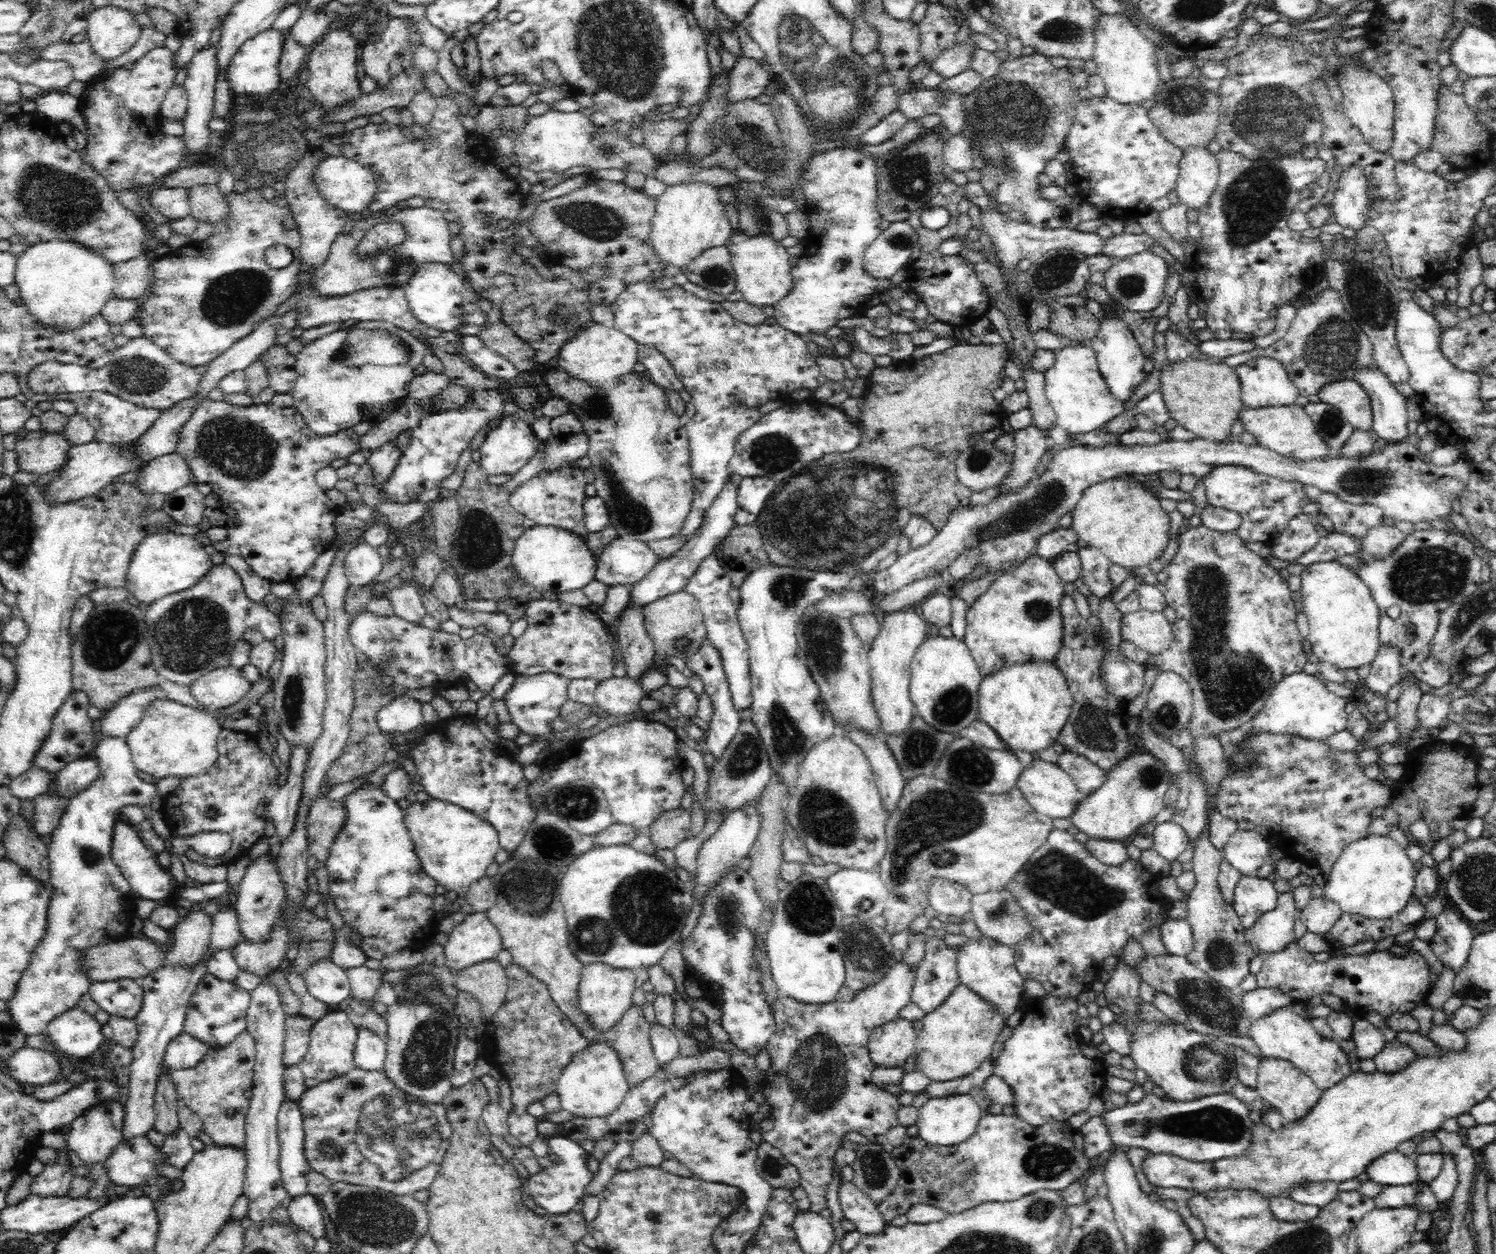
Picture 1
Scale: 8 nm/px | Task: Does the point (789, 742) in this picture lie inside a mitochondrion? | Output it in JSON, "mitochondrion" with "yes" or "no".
{"mitochondrion":"yes"}

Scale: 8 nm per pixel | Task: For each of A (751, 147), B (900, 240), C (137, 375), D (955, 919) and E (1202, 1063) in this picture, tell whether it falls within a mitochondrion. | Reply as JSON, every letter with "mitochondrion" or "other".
{"A":"mitochondrion","B":"mitochondrion","C":"mitochondrion","D":"other","E":"mitochondrion"}

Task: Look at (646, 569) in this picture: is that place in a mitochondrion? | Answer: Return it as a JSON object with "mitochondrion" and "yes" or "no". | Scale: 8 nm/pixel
{"mitochondrion":"no"}

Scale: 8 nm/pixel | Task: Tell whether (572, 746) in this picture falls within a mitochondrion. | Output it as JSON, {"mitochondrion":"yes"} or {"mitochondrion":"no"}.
{"mitochondrion":"no"}

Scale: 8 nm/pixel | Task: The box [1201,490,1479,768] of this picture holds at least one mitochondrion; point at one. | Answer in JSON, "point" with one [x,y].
{"point":[1426,574]}

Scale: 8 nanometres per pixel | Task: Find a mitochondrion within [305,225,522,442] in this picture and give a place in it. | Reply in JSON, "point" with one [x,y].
{"point":[372,351]}

